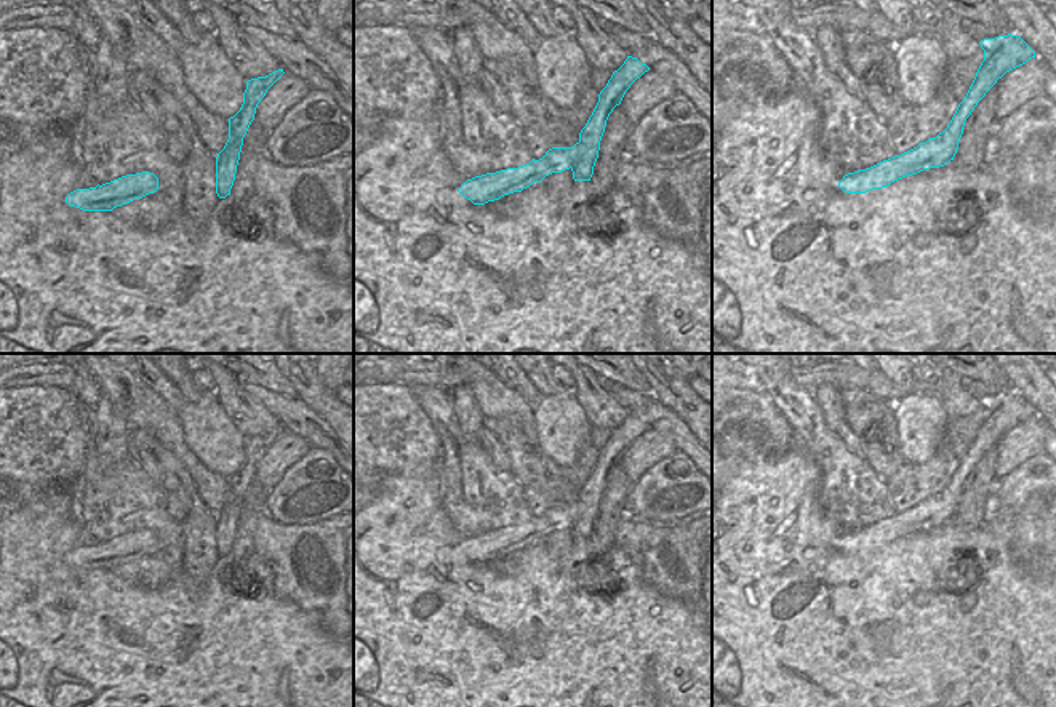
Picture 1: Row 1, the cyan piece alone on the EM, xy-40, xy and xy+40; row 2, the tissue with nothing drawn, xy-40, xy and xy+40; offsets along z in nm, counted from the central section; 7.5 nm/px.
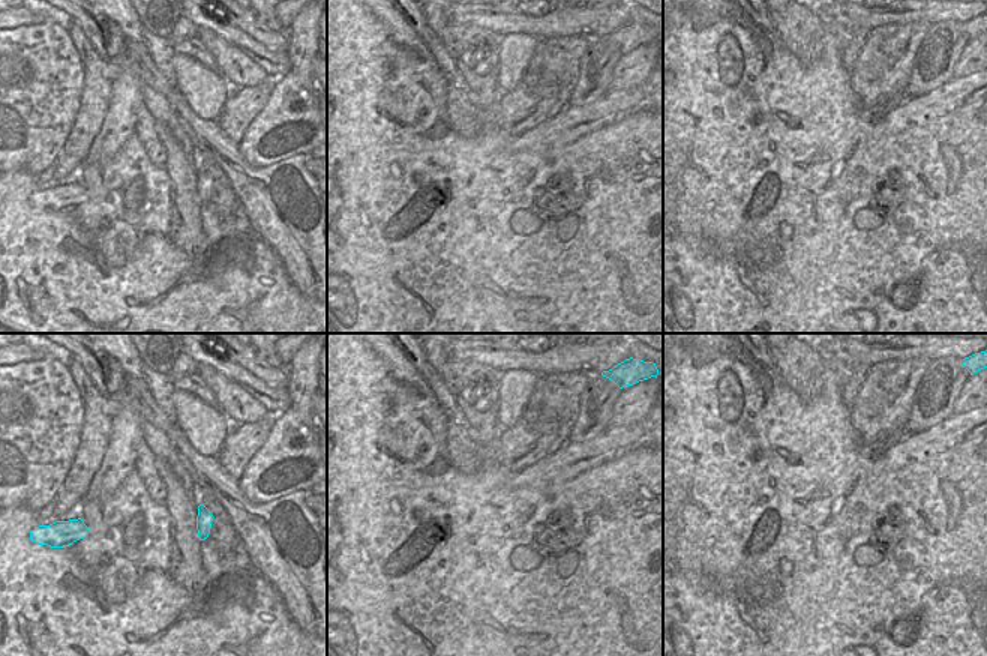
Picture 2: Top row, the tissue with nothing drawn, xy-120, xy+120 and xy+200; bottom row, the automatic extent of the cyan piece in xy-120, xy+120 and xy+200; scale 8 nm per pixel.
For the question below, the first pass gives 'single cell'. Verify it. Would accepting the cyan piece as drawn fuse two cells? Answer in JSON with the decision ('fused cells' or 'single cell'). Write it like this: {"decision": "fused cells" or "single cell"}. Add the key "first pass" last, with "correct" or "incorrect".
{"decision": "fused cells", "first pass": "incorrect"}

